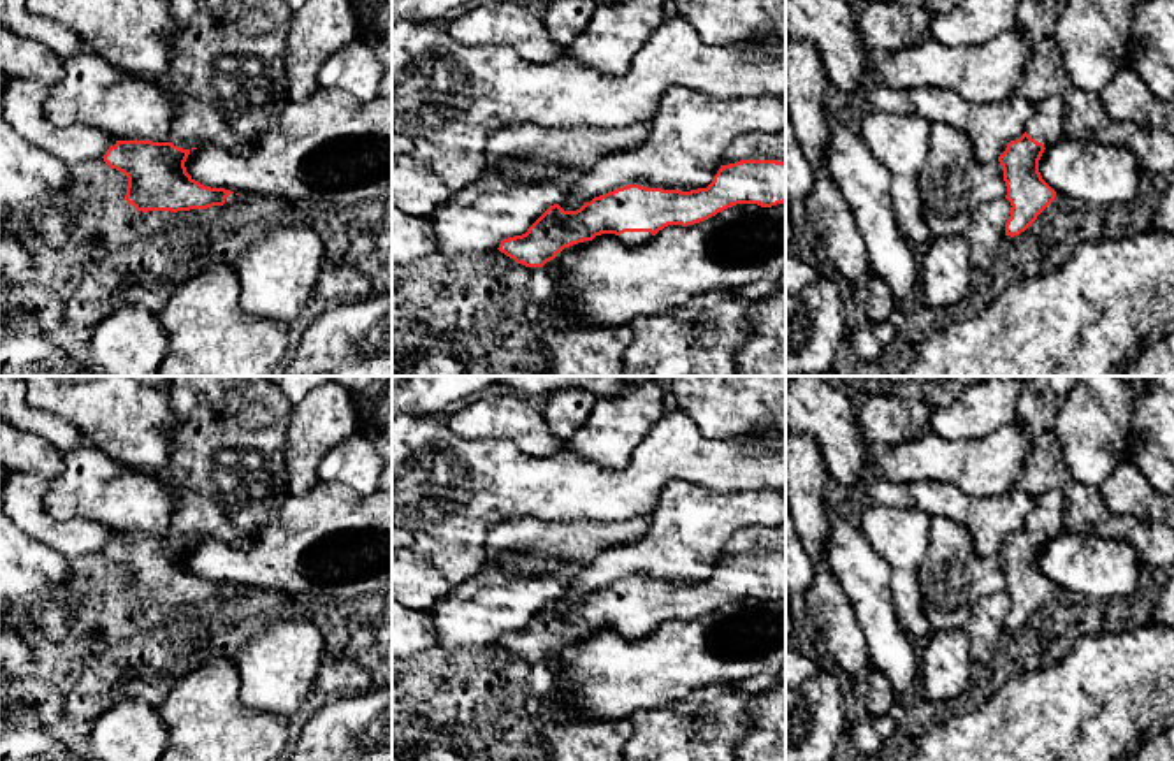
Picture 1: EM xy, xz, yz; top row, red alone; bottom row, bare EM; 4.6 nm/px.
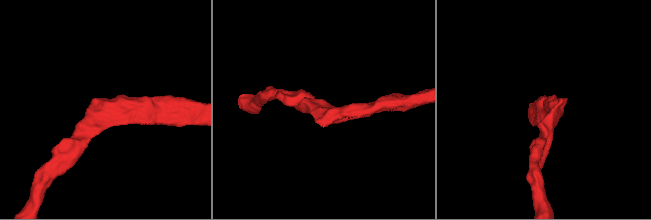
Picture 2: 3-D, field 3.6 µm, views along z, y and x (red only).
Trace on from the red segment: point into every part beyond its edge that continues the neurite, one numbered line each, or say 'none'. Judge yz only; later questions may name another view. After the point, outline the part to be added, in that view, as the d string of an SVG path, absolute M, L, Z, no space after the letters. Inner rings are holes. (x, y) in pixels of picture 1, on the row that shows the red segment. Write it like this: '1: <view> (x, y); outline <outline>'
1: yz (1046, 127); outline M1047 97L1037 105L1033 118L1026 125L1026 134L1042 142L1044 148L1054 146L1065 137L1063 120L1065 107L1062 98Z

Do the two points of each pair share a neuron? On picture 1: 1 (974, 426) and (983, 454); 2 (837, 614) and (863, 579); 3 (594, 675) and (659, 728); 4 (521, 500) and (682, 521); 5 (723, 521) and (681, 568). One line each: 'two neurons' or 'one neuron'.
1: two neurons
2: two neurons
3: two neurons
4: two neurons
5: one neuron

